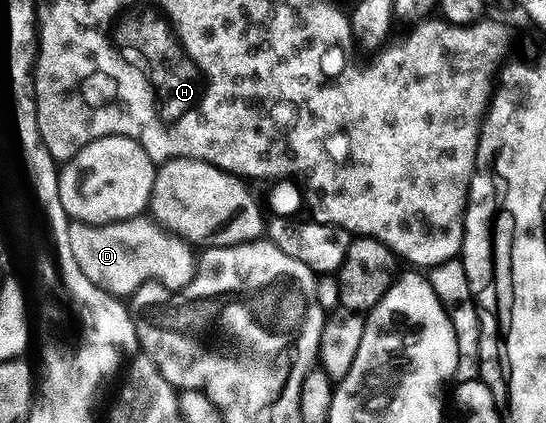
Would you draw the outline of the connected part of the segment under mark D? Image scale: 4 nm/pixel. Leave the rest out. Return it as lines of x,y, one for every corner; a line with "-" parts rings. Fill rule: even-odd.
152,217
128,218
122,222
92,226
86,222
70,225
72,251
85,275
108,294
133,294
154,278
166,282
170,291
183,289
197,272
194,247
158,226

